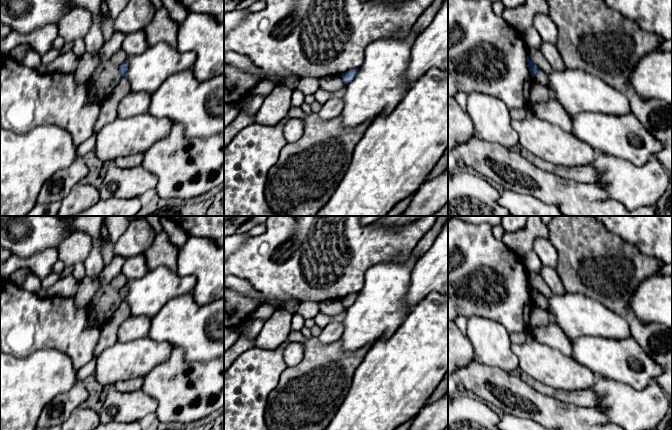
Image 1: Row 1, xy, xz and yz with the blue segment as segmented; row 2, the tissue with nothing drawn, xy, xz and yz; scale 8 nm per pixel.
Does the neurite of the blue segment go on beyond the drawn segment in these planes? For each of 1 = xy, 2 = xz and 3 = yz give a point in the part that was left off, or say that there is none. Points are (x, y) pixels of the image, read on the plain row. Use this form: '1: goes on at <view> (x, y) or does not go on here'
1: does not go on here
2: does not go on here
3: does not go on here

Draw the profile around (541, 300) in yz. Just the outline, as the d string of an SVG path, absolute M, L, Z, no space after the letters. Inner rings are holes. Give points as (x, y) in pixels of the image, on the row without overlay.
M538 293L536 299L533 301L537 306L539 306L541 309L547 312L549 317L549 323L555 324L555 317L550 312L547 302L547 297L544 296L542 293Z

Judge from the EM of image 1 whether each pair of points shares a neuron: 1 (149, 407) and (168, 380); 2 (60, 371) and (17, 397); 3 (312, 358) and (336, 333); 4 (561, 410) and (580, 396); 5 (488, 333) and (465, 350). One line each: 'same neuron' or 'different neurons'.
1: different neurons
2: same neuron
3: different neurons
4: different neurons
5: different neurons

